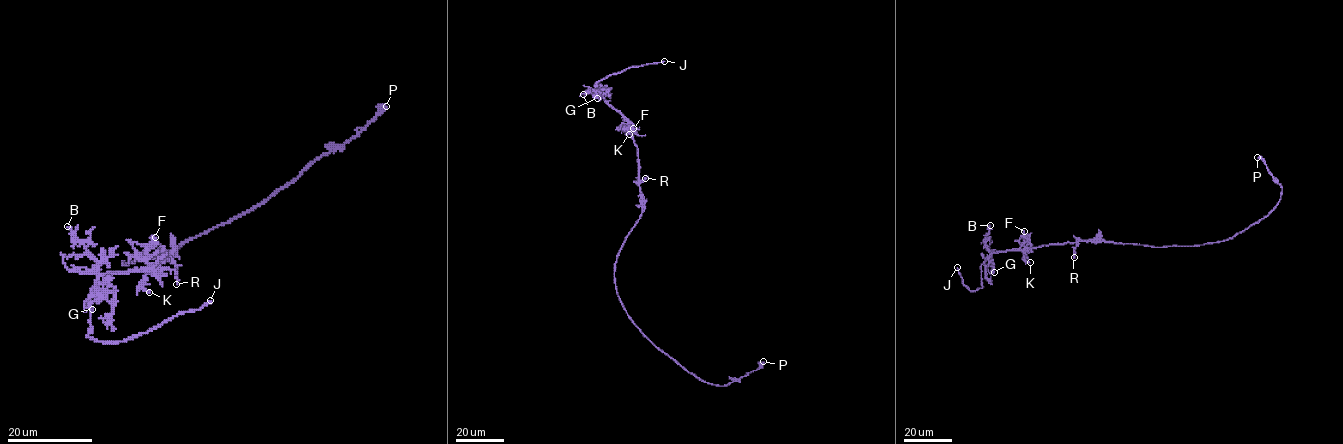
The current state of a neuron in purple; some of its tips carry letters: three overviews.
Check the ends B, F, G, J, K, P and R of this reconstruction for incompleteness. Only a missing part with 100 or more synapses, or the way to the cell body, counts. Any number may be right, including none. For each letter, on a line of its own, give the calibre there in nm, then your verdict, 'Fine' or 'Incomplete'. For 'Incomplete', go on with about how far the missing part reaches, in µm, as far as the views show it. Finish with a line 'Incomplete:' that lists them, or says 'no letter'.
B: Thickness 160 nm. Fine
F: Thickness 130 nm. Fine
G: Thickness 200 nm. Fine
J: Thickness 200 nm. Incomplete. Missing length about 15 µm
K: Thickness 120 nm. Fine
P: Thickness 320 nm. Fine
R: Thickness 170 nm. Fine
Incomplete: J

